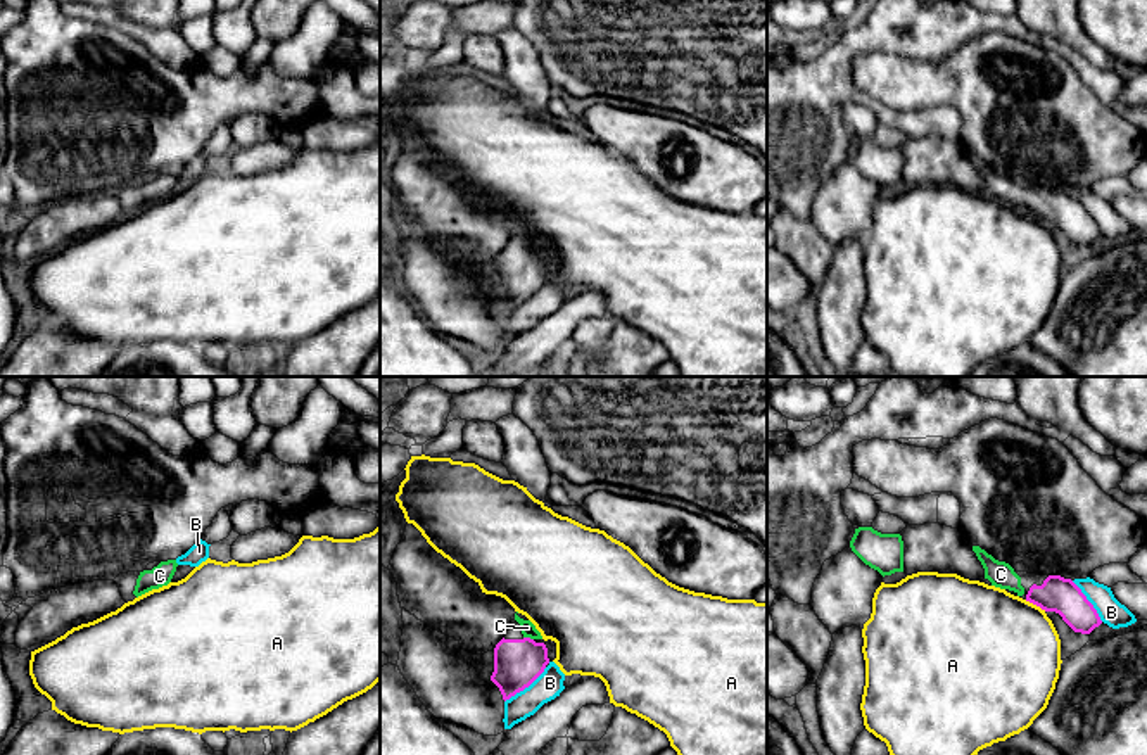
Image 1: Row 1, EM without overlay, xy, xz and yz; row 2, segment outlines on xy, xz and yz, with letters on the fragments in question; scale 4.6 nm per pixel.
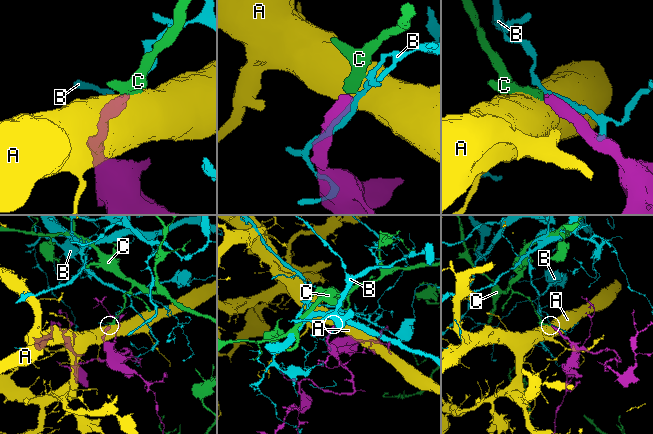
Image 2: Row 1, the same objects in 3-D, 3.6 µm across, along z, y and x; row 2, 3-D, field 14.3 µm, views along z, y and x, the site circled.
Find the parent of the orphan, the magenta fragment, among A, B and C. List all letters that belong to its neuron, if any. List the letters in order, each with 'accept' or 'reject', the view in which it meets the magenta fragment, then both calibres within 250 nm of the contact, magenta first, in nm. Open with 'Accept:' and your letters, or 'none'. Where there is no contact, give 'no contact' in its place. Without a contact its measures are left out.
Accept: C
A: reject | yz | 170/480 nm
B: reject | xz | 220/120 nm
C: accept | xz | 220/70 nm

